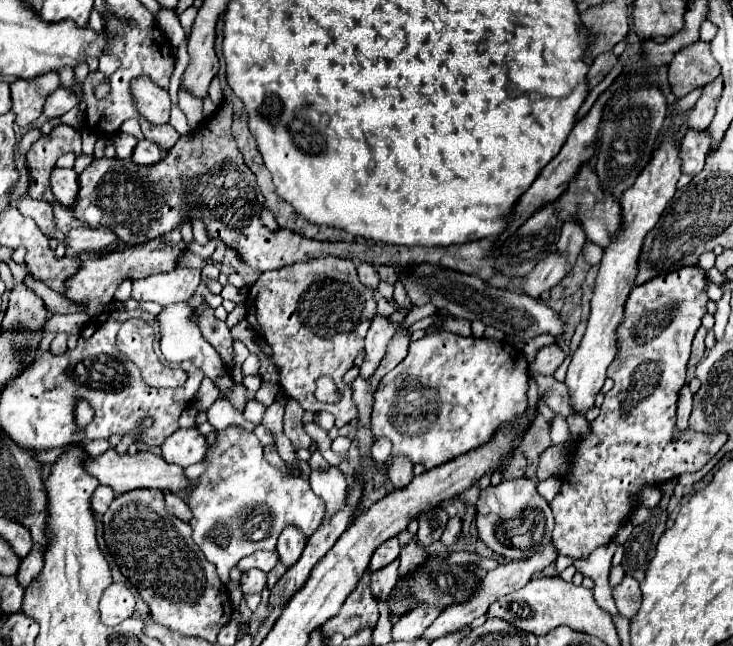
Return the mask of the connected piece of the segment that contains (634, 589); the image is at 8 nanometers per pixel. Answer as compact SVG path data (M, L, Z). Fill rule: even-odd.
M625 577L619 587L613 589L613 599L617 603L617 609L621 617L631 619L639 611L641 605L641 589L639 583L633 577Z

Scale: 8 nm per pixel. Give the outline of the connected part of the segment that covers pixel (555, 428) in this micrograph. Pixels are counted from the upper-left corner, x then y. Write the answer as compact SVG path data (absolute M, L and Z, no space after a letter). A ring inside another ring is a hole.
M556 414L556 417L550 427L550 437L553 445L562 444L571 438L566 417Z

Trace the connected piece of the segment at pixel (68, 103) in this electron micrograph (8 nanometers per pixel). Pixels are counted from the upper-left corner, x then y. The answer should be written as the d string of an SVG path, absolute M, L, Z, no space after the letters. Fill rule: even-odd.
M59 87L59 89L55 89L55 91L47 97L43 115L47 115L49 119L55 119L55 117L65 115L65 113L67 113L69 109L73 109L75 105L77 105L77 95L71 93L71 89Z

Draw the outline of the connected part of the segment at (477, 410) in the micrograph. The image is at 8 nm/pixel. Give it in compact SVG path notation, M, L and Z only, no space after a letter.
M437 331L413 341L407 357L381 379L373 393L371 429L379 429L373 431L375 437L391 439L391 457L403 455L409 457L413 465L421 463L425 469L433 469L483 445L503 423L523 413L527 409L527 381L527 361L523 353L507 341Z

